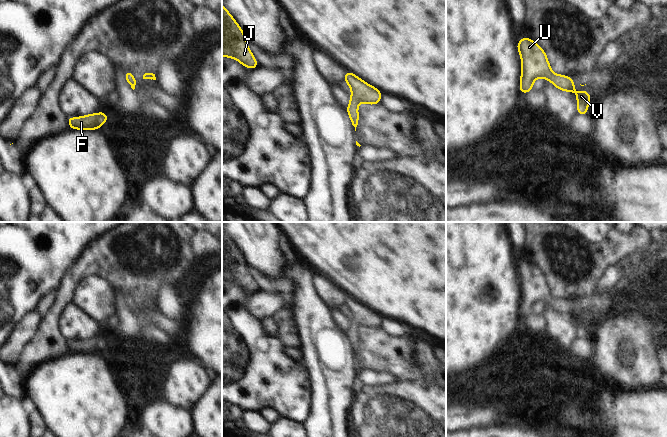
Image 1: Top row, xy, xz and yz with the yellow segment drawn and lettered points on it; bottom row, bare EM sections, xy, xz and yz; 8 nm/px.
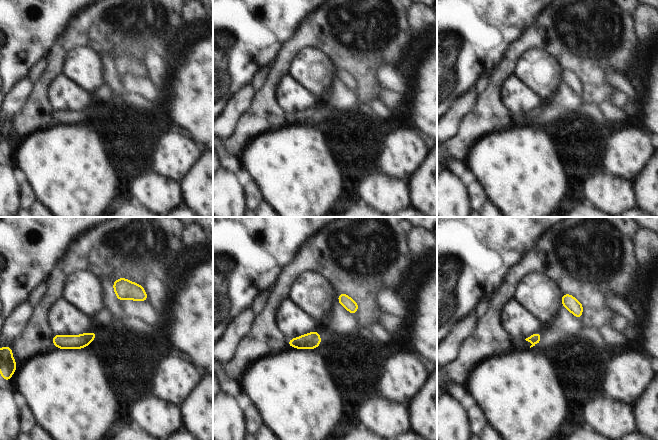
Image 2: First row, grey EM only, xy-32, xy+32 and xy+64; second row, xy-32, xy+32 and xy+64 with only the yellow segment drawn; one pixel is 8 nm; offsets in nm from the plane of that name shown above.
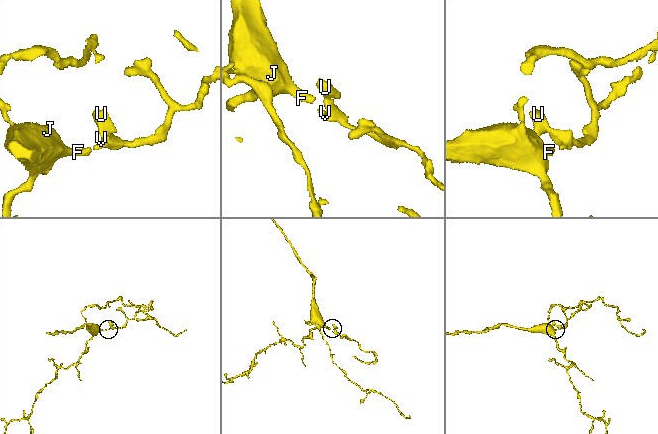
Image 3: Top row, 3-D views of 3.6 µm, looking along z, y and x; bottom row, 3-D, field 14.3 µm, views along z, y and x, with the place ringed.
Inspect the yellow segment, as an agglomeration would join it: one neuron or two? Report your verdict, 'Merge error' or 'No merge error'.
No merge error

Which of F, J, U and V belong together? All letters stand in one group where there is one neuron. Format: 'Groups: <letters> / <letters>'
Groups: F J U V

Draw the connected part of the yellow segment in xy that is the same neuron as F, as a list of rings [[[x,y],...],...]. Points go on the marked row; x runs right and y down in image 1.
[[[99,112],[97,114],[89,114],[87,116],[80,116],[77,118],[68,117],[67,121],[69,127],[79,130],[95,130],[100,128],[108,117],[105,112]]]

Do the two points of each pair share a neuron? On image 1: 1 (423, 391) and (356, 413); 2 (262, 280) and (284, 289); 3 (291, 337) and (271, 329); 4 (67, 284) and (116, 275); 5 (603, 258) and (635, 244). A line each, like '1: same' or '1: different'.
1: same
2: same
3: different
4: same
5: same

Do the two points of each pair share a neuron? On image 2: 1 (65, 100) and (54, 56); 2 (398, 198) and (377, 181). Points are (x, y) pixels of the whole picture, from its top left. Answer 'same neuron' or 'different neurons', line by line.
1: different neurons
2: same neuron

